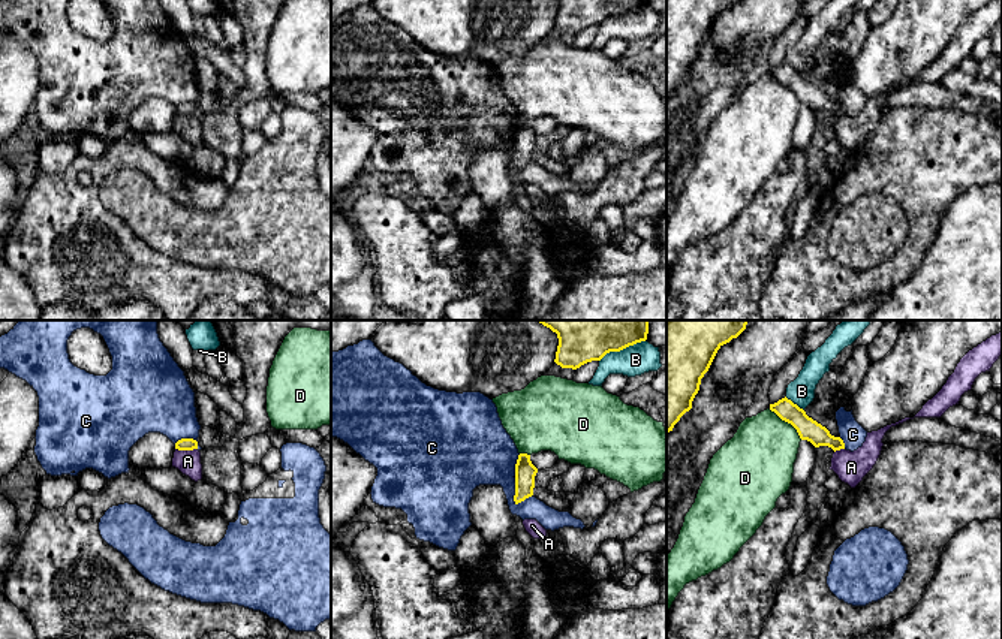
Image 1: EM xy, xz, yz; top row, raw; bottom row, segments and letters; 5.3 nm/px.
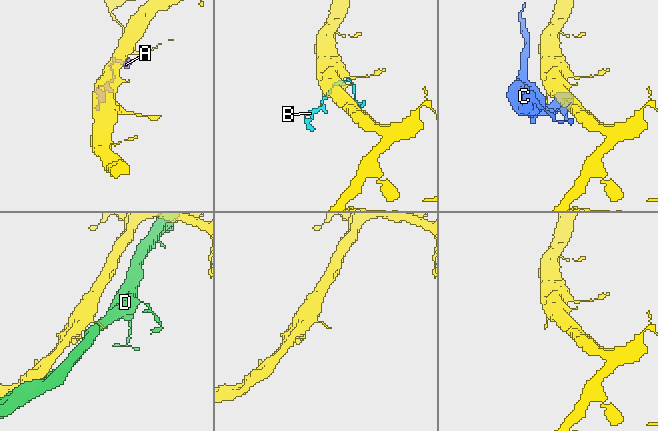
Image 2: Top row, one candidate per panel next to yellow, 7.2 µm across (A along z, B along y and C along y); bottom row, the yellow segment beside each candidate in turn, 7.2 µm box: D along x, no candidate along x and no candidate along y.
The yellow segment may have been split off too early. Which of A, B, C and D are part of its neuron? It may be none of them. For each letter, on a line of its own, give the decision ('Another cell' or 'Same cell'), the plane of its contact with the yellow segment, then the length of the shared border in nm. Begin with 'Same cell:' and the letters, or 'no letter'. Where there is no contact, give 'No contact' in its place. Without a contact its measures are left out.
Same cell: no letter
A: Another cell. Touches yellow in xy. Shared border 120 nm
B: Another cell. Touches yellow in xz. Shared border 280 nm
C: Another cell. Touches yellow in xz. Shared border 150 nm
D: Another cell. Touches yellow in yz. Shared border 240 nm

